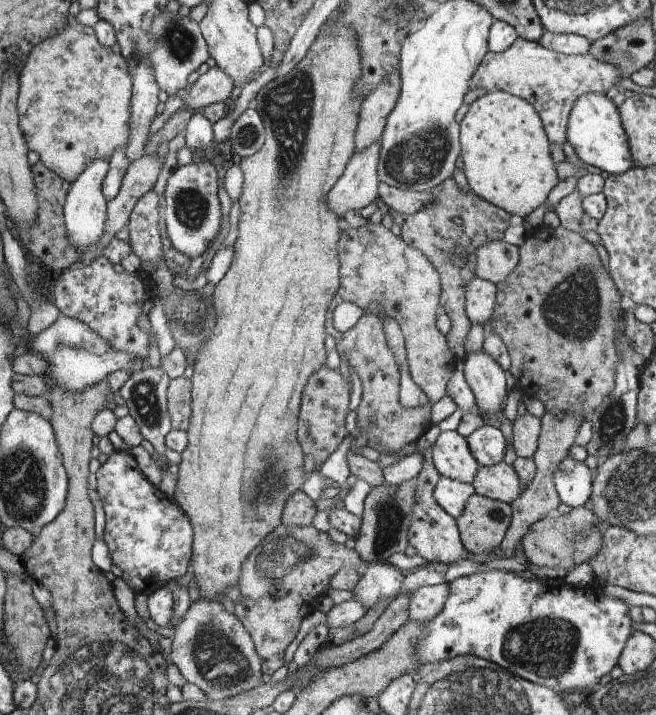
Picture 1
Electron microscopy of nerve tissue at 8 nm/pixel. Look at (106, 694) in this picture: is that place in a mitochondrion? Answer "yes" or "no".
yes

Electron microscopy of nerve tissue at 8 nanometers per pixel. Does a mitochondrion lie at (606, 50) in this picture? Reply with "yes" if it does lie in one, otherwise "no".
no

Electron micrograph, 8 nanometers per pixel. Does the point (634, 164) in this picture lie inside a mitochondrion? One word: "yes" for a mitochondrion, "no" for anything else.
no

